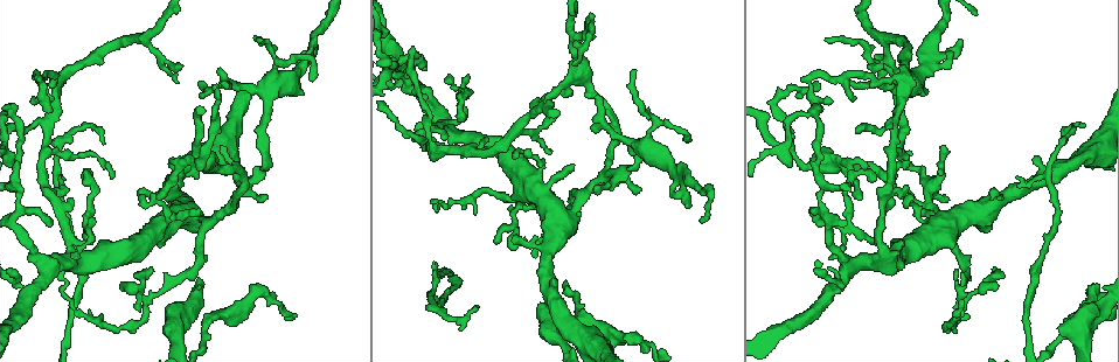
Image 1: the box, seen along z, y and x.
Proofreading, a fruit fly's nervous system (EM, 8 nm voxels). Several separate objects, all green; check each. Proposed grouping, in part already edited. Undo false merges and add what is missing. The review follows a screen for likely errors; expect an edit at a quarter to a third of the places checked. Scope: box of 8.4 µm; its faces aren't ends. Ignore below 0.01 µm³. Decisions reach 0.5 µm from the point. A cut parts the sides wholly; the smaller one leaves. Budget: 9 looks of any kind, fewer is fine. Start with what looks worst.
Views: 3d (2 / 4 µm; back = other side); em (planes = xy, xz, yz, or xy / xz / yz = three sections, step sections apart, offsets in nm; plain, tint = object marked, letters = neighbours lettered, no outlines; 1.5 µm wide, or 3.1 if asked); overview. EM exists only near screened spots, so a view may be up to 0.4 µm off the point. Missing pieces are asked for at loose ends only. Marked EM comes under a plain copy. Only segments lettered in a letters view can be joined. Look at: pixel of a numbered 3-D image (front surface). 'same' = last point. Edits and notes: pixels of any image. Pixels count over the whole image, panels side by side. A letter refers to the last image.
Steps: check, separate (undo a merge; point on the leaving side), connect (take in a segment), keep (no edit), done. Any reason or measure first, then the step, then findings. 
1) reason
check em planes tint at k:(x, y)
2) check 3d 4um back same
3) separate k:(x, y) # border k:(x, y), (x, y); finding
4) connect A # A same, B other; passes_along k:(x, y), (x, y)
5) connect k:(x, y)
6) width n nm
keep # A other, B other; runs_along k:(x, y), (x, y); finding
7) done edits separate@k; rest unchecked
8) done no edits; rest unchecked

check em xy step 4 tint at 1:(213, 315)

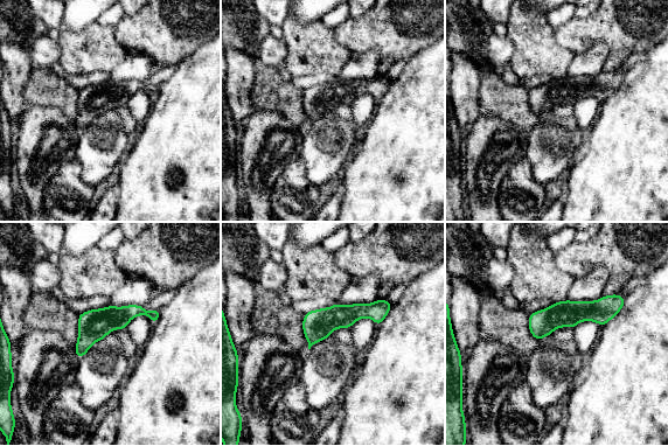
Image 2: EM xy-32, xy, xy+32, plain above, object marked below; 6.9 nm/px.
check em xz step 4 letters same

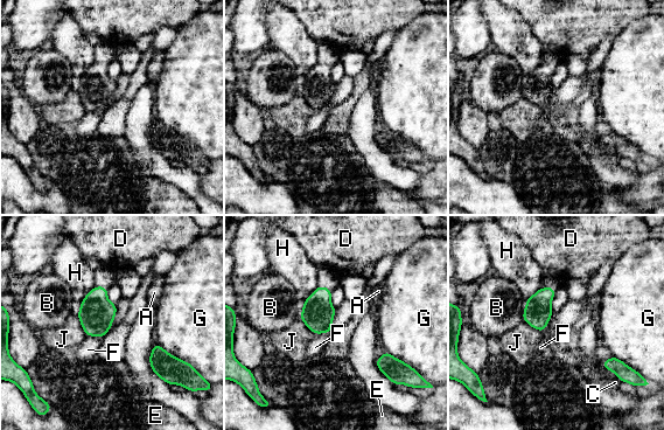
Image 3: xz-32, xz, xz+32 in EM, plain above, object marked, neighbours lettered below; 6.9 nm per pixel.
width 80 nm
keep # A other, B other, C other, D other, E other, F other, G other, H other, J other; border 3:(95, 286), (81, 302); one neuron here

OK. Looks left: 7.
tapers out
check 3d 4um at 1:(702, 223)

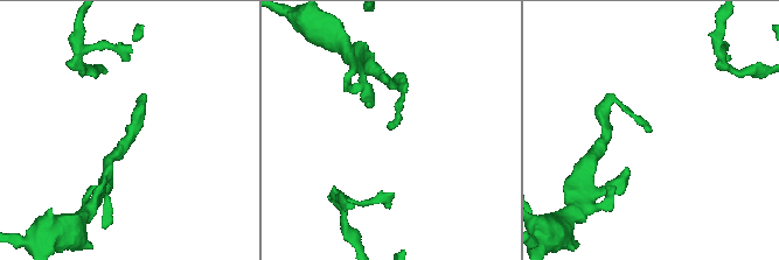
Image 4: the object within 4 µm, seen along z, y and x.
check em xz step 4 letters at 4:(650, 130)

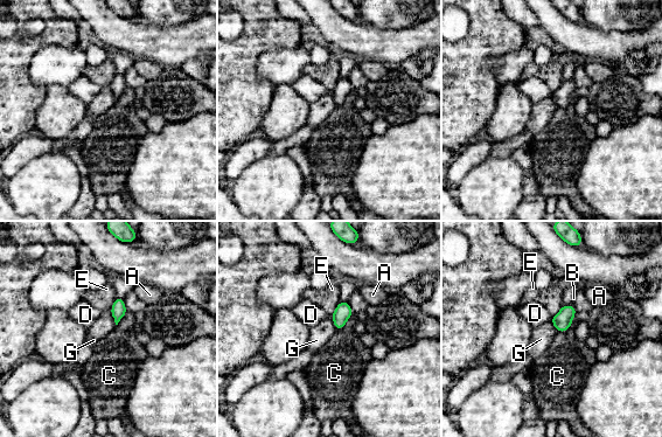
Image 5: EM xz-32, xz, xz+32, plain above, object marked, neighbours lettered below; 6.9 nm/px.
another direction
check em planes letters same

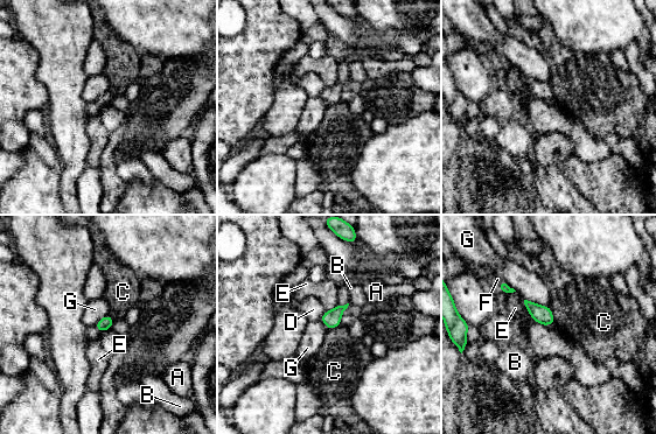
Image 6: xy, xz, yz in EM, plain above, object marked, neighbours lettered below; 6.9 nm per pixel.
keep # A other, B other, C other, D other, E other, F other, G other; border 6:(550, 308), (556, 322); no lettered segment goes on from it

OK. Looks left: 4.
abrupt turn
check em planes letters at 1:(87, 177)

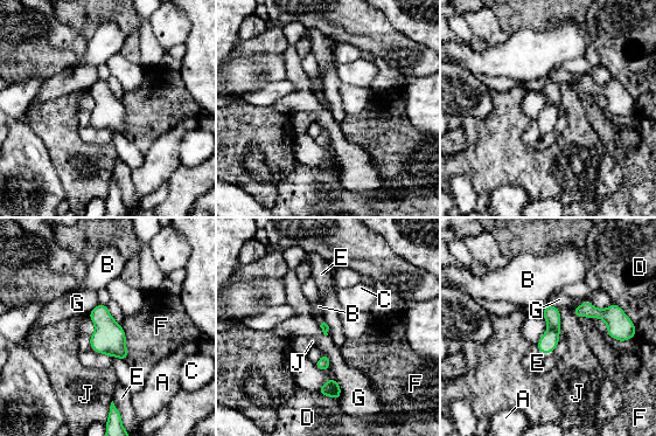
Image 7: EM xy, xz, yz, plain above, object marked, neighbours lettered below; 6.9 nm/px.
keep # A other, B other, C other, D other, E other, F other, G other, J other; border 7:(558, 309), (562, 330); all the same neuron

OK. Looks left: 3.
thin end
check 3d 2um at 1:(595, 189)

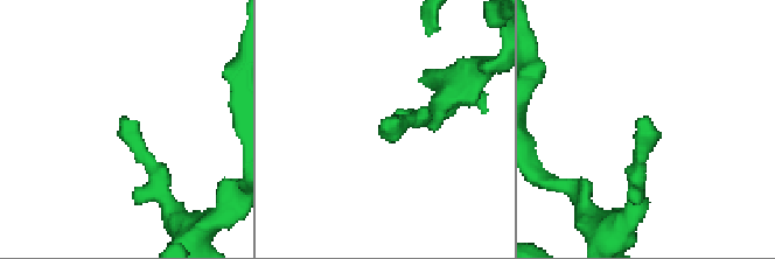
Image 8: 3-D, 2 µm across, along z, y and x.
now the EM
check em xy step 4 letters at 8:(381, 131)

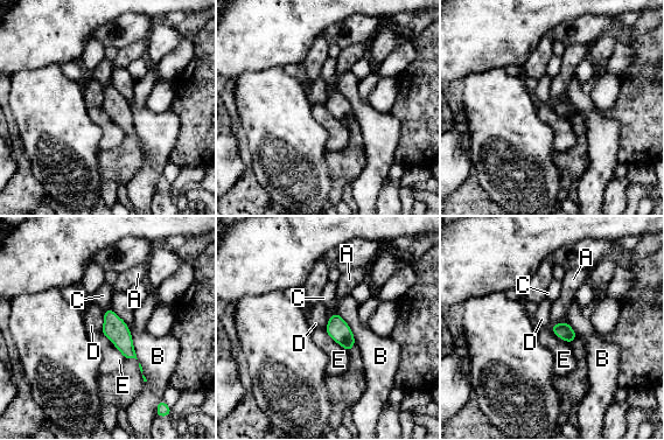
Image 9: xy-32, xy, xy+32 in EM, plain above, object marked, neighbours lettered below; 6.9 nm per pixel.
longest_contact B 400 nm
keep # A other, B other, C other, D other, E other; border 9:(104, 311), (104, 325), (99, 330); no lettered segment goes on from it

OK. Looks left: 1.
done no edits; rest unchecked

